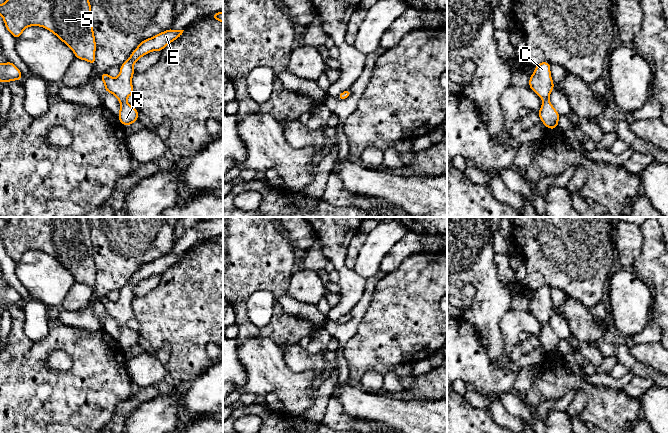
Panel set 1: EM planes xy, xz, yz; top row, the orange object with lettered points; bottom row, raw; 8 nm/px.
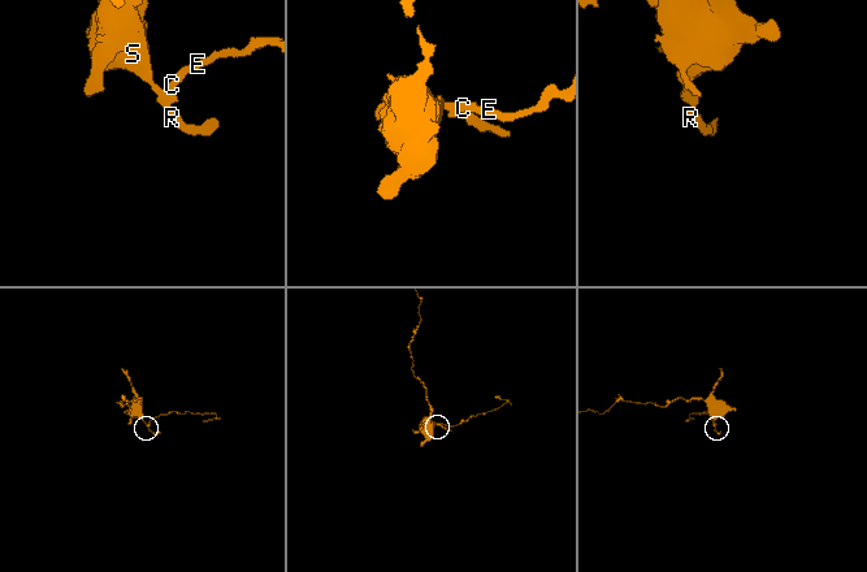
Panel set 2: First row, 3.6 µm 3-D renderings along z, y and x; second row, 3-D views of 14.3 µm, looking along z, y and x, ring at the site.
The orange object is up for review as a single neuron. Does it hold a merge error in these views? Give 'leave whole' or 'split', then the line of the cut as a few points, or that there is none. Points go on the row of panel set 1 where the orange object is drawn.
leave whole; no cut

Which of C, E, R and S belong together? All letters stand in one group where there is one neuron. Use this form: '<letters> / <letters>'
C E R S

